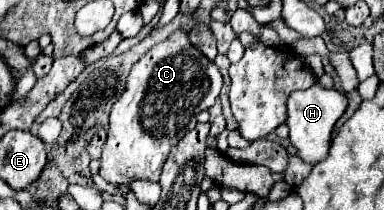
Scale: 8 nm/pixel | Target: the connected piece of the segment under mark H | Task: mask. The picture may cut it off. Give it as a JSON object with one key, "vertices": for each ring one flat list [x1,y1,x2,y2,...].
{"vertices":[[314,83,312,87,308,87,304,91,294,91,288,97,286,125,290,127,290,143,298,149,298,157,302,161,314,165,328,155,332,127,342,117,344,111,346,111,346,95,336,89,326,89,320,83]]}

